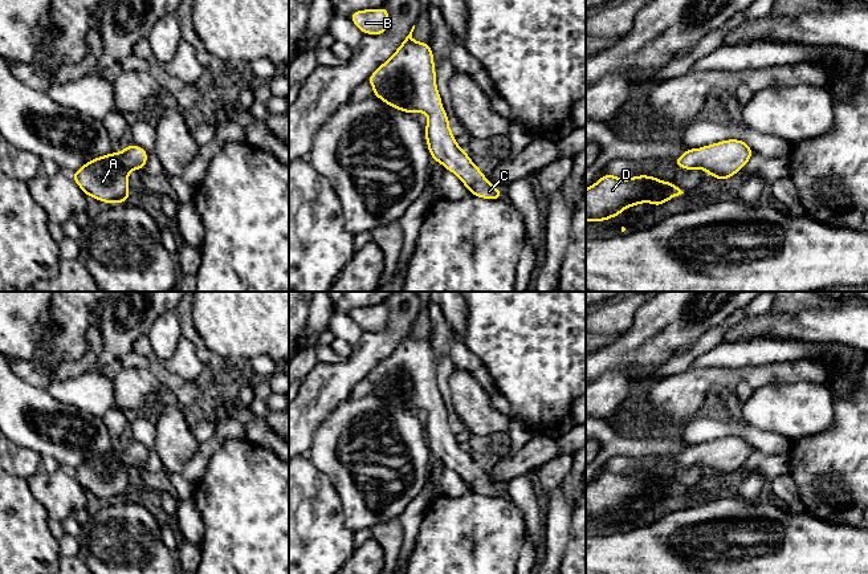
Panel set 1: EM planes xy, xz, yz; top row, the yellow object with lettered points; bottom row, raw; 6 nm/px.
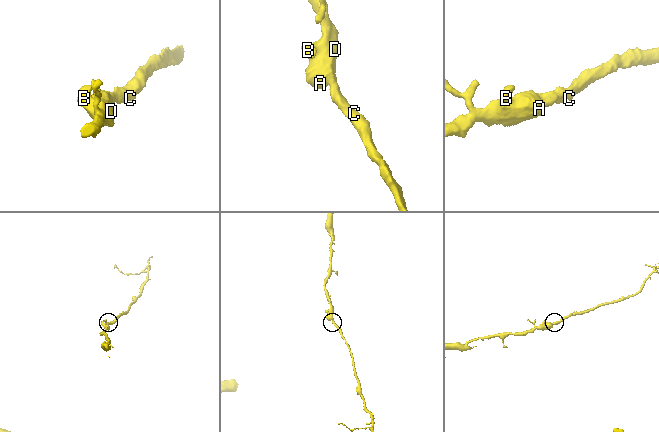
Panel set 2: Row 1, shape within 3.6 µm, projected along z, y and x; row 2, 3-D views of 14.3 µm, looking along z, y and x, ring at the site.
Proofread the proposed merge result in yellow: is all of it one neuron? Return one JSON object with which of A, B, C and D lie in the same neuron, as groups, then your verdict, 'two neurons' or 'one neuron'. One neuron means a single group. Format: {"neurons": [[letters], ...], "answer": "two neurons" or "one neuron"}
{"neurons": [["A", "B", "C", "D"]], "answer": "one neuron"}

